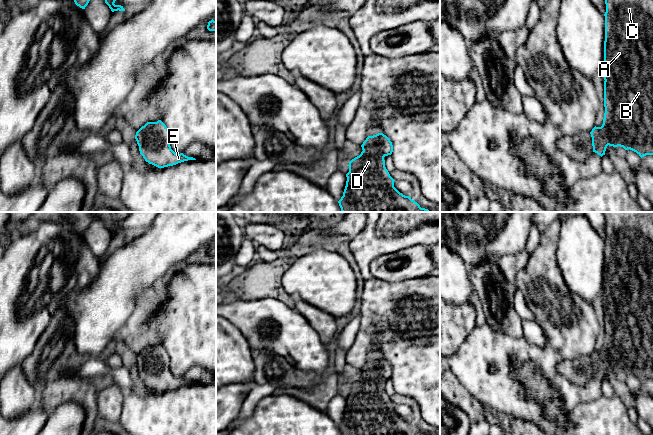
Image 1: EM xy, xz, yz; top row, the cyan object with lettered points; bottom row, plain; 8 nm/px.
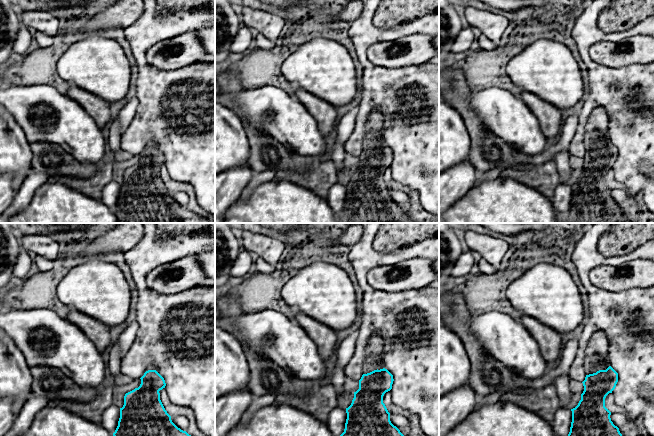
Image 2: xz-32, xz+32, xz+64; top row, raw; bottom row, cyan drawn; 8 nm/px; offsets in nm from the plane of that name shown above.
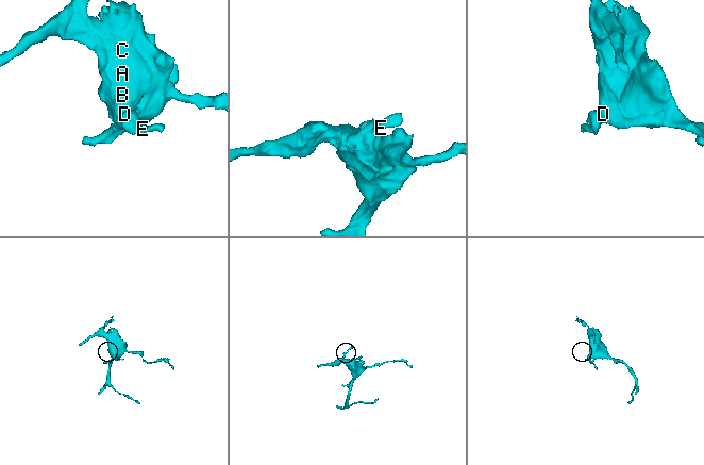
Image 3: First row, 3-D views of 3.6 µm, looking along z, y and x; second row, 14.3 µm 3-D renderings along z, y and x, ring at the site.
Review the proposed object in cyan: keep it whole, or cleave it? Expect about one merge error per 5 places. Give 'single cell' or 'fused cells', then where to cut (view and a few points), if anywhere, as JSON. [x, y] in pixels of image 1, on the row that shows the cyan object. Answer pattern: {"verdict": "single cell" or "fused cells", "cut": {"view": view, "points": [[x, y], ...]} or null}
{"verdict": "single cell", "cut": null}

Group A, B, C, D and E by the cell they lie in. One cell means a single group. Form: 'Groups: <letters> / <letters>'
Groups: A B C D E

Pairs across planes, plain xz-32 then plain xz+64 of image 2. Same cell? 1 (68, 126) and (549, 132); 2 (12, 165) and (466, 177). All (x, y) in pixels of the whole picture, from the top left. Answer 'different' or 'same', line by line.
1: different
2: different

